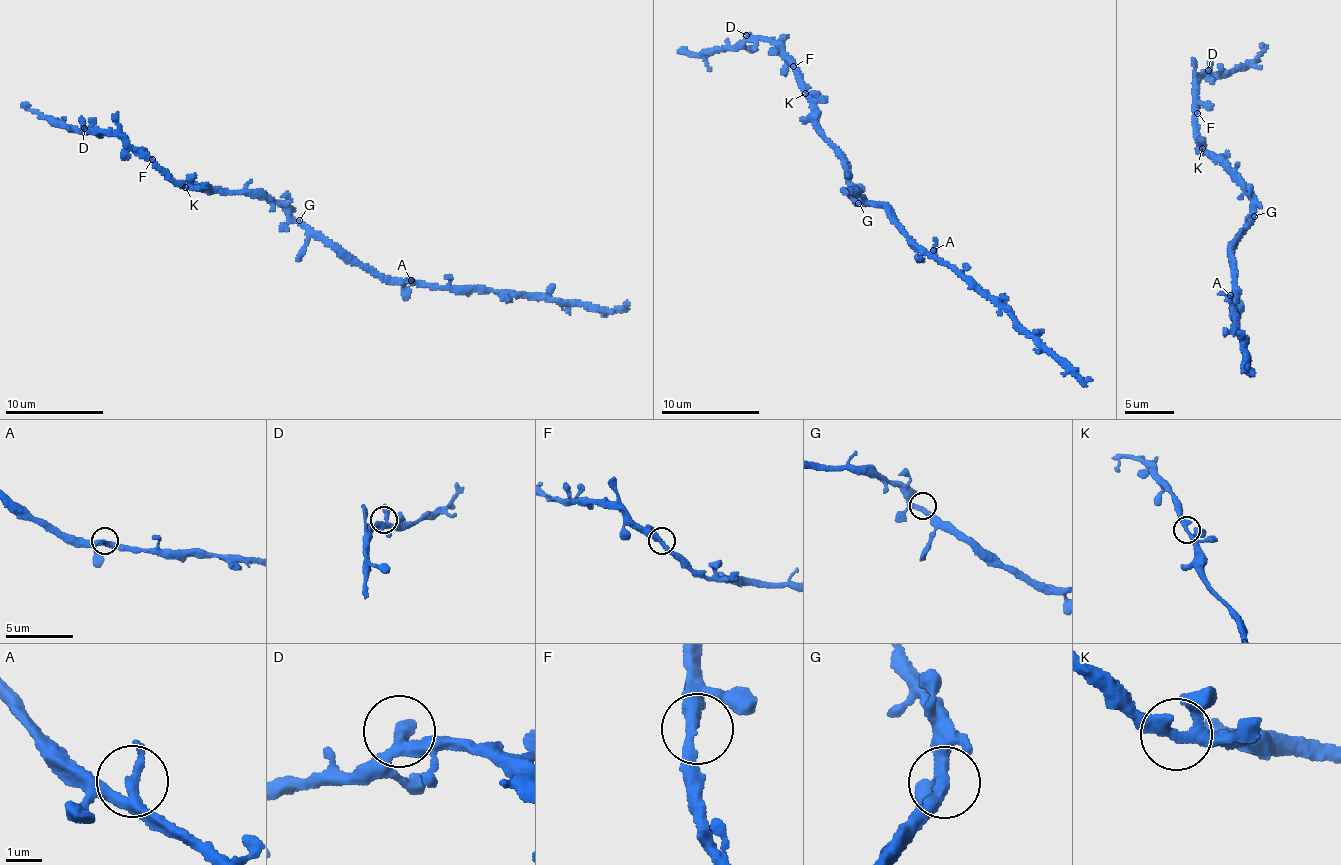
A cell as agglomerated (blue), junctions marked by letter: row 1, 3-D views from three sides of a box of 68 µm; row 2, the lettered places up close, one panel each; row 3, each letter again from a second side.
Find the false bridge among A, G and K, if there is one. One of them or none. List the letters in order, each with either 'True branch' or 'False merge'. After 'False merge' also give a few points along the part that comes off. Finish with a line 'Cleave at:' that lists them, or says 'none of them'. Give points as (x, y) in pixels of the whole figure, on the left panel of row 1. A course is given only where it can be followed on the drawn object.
A: True branch
G: True branch
K: True branch
Cleave at: none of them

